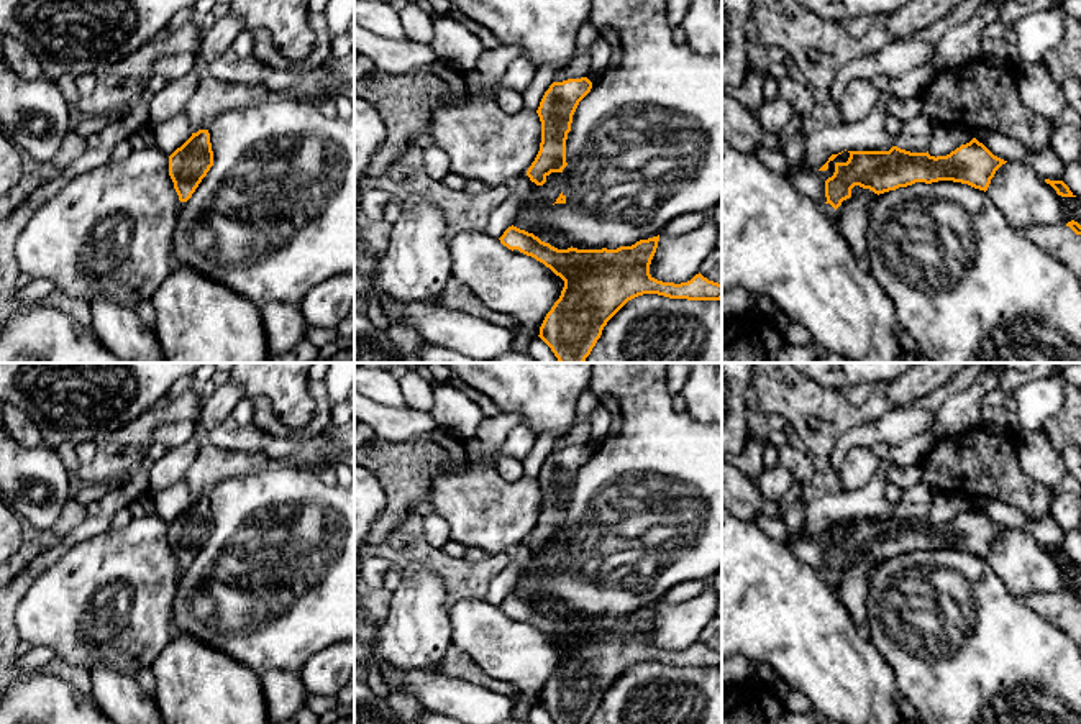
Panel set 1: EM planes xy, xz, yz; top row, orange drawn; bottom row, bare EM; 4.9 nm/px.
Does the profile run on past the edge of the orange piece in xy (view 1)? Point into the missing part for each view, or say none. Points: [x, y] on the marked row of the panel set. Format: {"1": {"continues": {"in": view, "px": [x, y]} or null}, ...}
{"1": {"continues": null}}

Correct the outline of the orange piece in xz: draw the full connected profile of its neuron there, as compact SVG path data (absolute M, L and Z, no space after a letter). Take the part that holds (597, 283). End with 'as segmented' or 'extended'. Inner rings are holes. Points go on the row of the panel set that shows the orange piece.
M512 225L499 240L509 250L518 250L543 263L564 281L561 296L546 314L538 335L559 363L584 363L607 322L638 296L722 299L722 284L700 273L681 284L663 282L650 274L659 235L617 250L558 250Z; as segmented

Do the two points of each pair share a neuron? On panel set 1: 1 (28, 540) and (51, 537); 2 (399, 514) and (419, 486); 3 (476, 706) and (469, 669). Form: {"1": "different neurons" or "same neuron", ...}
{"1": "same neuron", "2": "same neuron", "3": "different neurons"}

